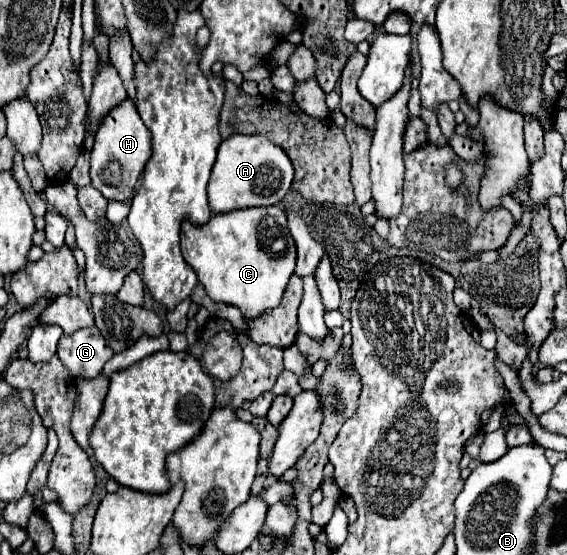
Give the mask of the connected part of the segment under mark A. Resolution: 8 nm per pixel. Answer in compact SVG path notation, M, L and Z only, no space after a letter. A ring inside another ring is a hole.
M232 134L222 140L208 182L208 200L214 214L250 206L280 204L292 186L294 168L288 154L262 134Z

